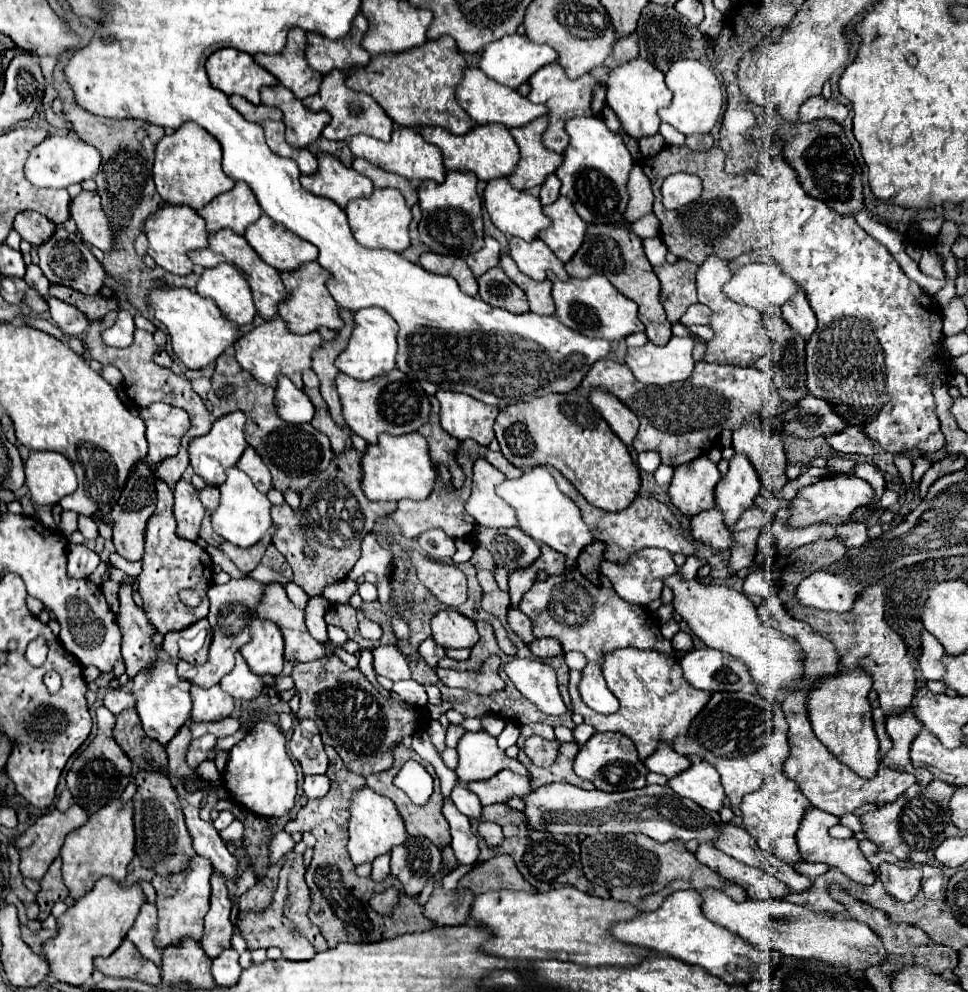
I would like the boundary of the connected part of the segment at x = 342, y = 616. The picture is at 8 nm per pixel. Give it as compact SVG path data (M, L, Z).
M333 604L333 606L329 608L327 616L325 616L325 622L327 622L327 624L333 624L333 626L337 626L337 628L341 628L341 630L345 630L347 636L349 636L349 640L359 642L363 648L373 646L373 642L365 640L365 638L359 634L359 622L357 622L357 618L355 618L355 610L353 610L349 604Z

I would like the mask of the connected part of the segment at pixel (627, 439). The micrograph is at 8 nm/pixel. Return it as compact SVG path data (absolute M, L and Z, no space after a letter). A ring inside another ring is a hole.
M593 390L589 394L589 402L605 418L609 428L615 430L615 434L621 438L621 442L631 446L633 438L639 432L637 416L625 404L621 404L613 394L609 394L605 390Z

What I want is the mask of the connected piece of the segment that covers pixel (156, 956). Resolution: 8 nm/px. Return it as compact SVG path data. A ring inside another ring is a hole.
M147 902L141 906L141 912L139 912L133 928L127 932L127 938L137 946L137 950L145 958L149 958L151 962L161 966L161 952L163 950L153 940L155 932L157 932L157 908Z

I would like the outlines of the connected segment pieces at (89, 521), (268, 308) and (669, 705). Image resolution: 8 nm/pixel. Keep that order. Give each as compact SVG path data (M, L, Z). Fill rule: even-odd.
M79 516L79 532L89 538L89 540L95 540L99 536L97 532L97 524L93 522L93 518L87 518L87 516Z
M229 228L219 230L217 234L213 234L213 236L209 238L209 248L205 248L205 250L193 250L193 252L189 254L189 258L191 258L195 264L203 266L203 268L213 268L213 266L217 266L217 264L221 264L221 262L235 266L239 272L243 272L243 276L245 276L247 282L251 284L253 300L255 300L255 308L257 308L259 316L261 316L265 322L271 322L273 318L277 318L277 306L287 298L287 290L285 290L285 286L283 286L283 280L281 280L281 276L279 276L279 270L275 270L273 266L265 264L265 262L257 256L257 252L249 246L249 242L247 242L243 236L235 234L235 232L229 230Z
M621 648L615 650L613 654L607 654L601 668L609 684L609 690L615 694L615 698L621 704L619 712L603 716L603 714L595 714L593 710L589 710L589 706L583 704L577 690L577 684L581 680L579 670L571 670L571 680L569 680L569 694L573 702L571 712L581 714L585 722L593 726L597 732L621 732L627 738L631 738L639 752L641 762L645 762L657 750L661 740L673 744L677 736L685 736L691 720L711 698L709 692L697 690L683 680L679 656L665 656L655 650Z

